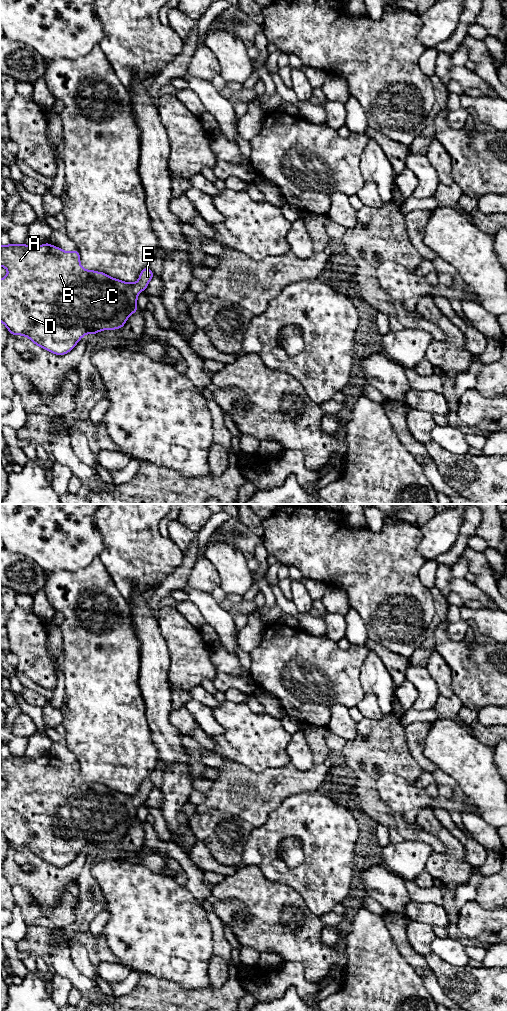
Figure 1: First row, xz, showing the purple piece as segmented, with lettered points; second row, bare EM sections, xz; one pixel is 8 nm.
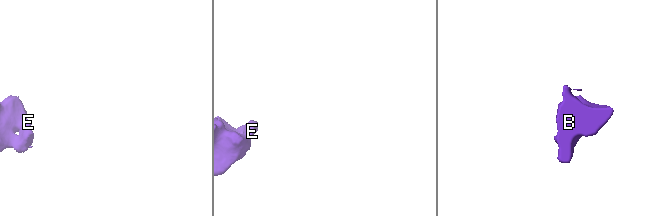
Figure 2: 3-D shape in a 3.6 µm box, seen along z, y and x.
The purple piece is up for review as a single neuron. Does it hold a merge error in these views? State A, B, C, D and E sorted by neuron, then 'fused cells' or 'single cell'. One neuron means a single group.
groups A B C D E; single cell

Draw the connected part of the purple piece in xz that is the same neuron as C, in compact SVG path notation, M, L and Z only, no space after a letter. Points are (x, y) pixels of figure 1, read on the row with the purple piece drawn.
M48 242L40 246L0 245L0 266L8 270L6 277L0 279L0 321L11 335L26 336L59 356L70 352L86 334L122 328L128 317L138 311L138 293L154 277L149 267L133 284L85 270L77 250L66 252Z

